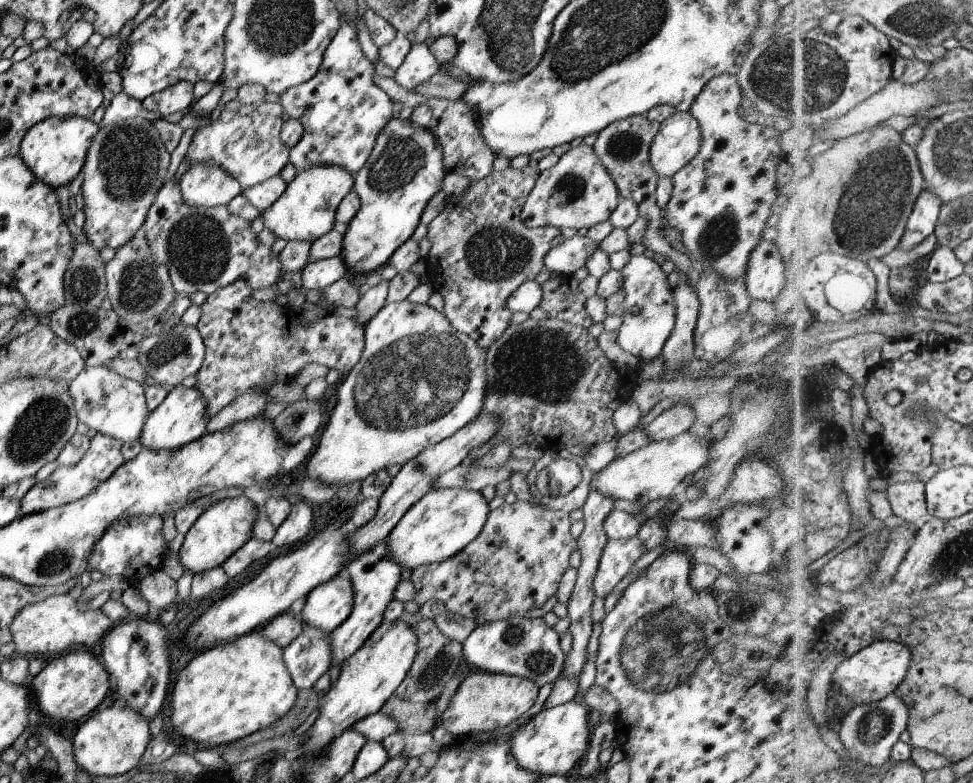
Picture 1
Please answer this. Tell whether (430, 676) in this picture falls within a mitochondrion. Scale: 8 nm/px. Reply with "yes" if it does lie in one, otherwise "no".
yes

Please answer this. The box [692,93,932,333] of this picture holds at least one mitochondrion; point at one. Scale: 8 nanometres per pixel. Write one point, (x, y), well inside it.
(872, 204)

